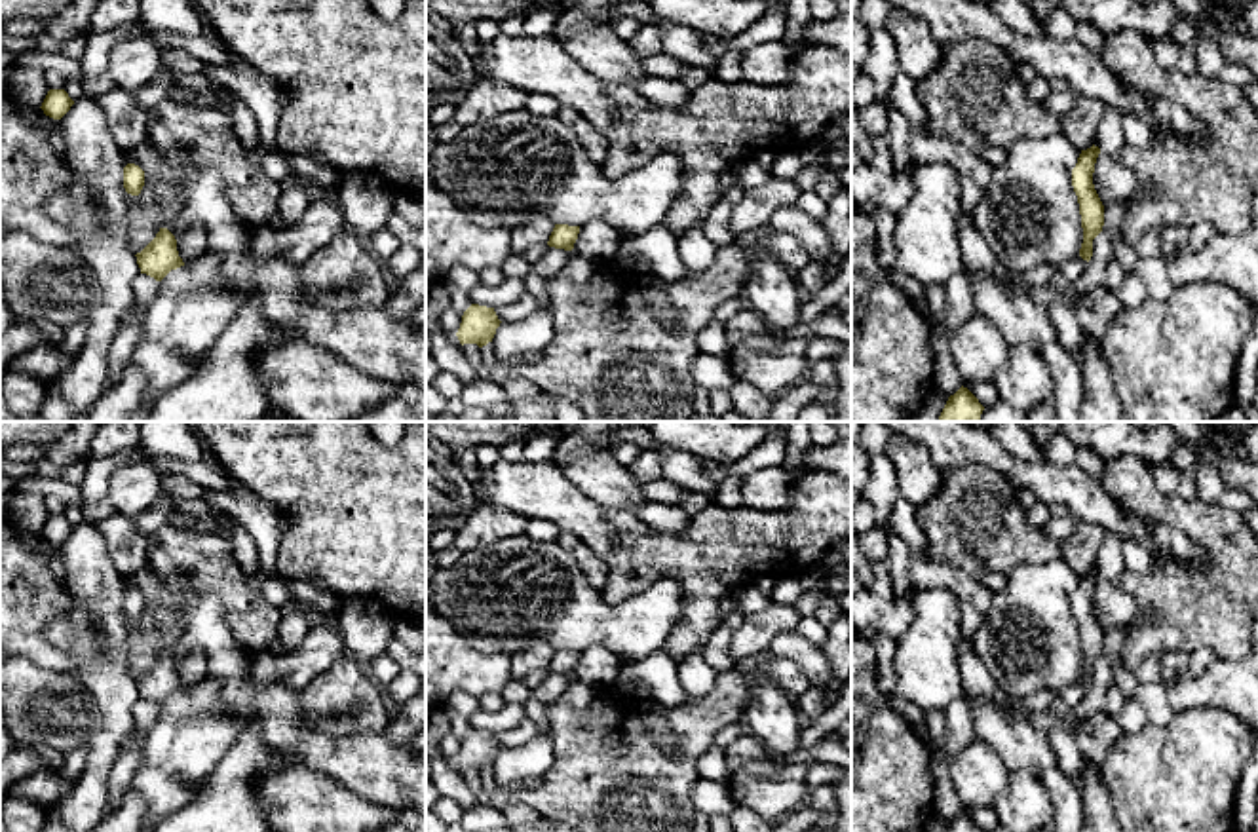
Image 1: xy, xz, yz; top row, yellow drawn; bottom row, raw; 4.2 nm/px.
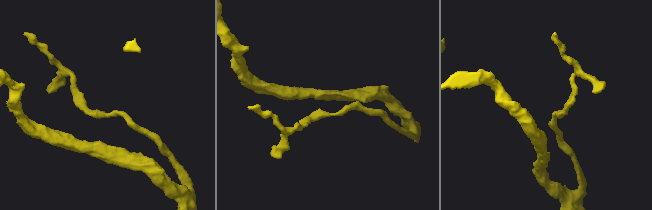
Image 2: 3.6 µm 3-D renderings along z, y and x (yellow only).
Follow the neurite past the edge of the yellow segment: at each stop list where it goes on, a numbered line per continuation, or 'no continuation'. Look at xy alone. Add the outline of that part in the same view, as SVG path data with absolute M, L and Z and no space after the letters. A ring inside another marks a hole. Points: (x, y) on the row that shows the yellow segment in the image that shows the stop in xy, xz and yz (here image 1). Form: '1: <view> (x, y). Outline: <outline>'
no continuation

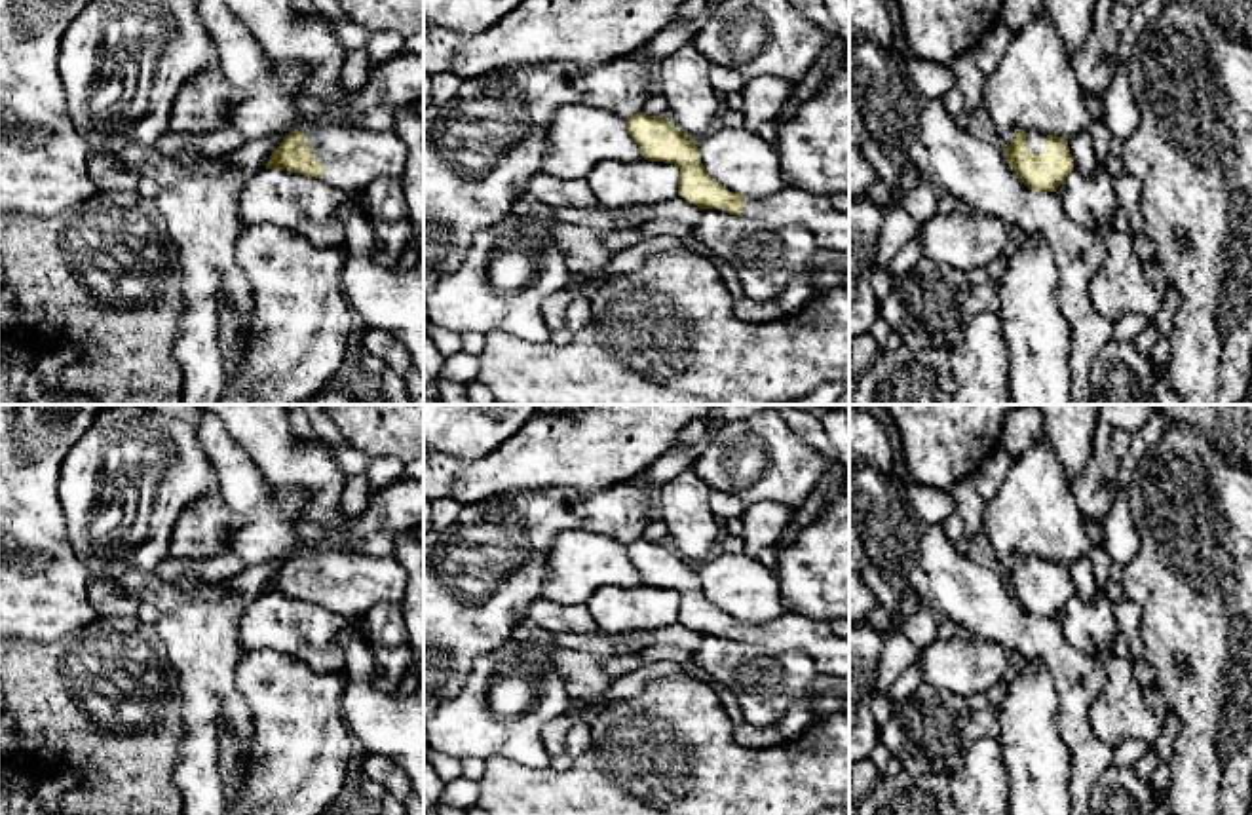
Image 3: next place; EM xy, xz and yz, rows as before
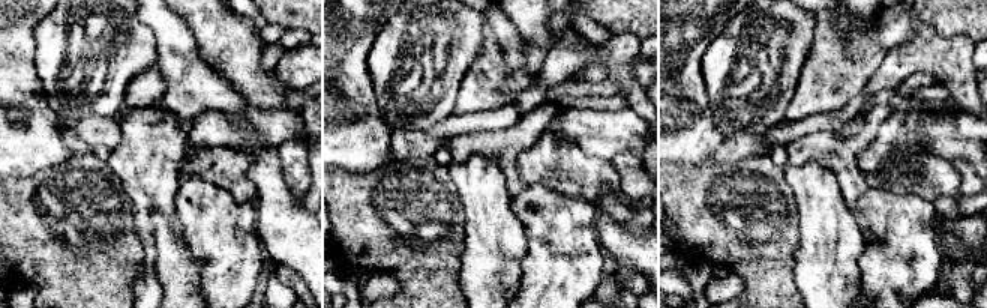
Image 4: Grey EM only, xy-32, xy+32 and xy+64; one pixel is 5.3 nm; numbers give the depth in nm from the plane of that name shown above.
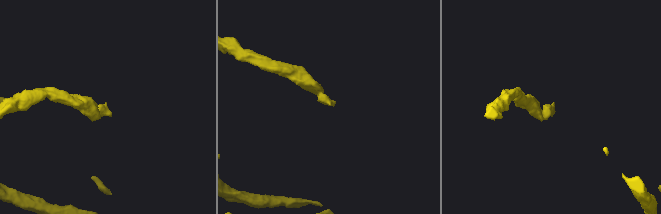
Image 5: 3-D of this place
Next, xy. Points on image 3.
1: xy (352, 158). Outline: M308 127L304 137L323 165L323 180L346 192L367 190L380 177L401 179L407 148L393 131Z

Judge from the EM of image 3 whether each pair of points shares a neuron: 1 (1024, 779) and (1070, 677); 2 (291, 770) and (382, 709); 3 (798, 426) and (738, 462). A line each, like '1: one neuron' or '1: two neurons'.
1: two neurons
2: two neurons
3: two neurons

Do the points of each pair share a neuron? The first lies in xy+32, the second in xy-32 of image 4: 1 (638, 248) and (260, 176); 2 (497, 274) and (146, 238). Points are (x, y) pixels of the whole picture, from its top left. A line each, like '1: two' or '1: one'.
1: one
2: one

